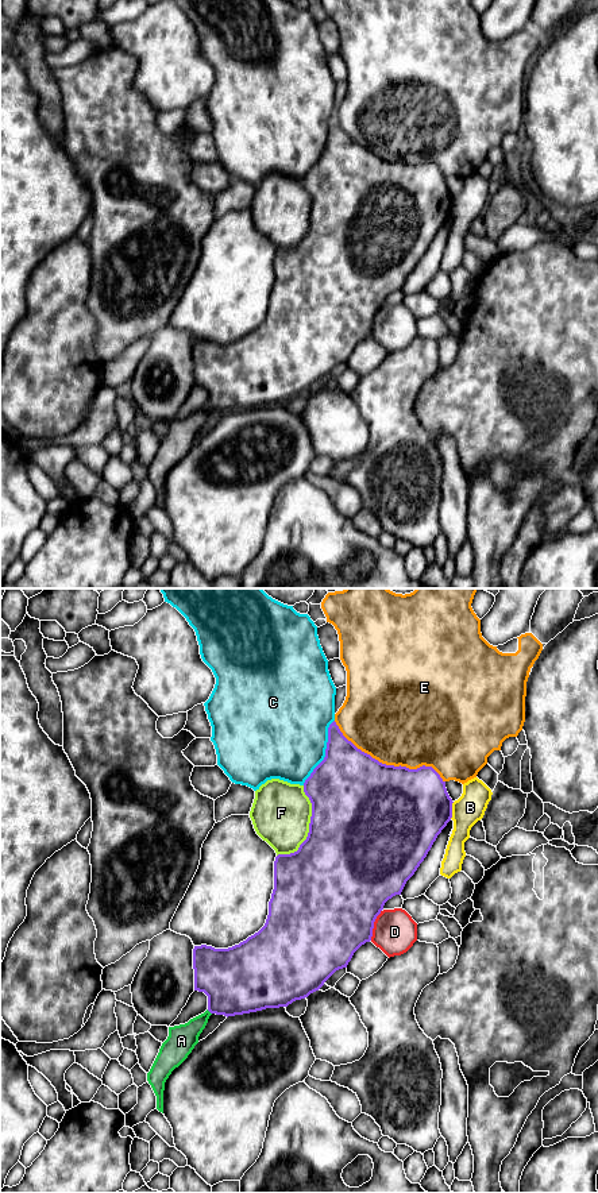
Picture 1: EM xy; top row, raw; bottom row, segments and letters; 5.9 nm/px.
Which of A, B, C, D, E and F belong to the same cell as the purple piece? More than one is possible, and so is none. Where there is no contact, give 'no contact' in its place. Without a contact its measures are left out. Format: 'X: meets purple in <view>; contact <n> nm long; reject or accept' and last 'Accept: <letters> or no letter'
A: meets purple in xy; contact 40 nm long; reject
B: meets purple in xy; contact 110 nm long; reject
C: meets purple in xy; contact 440 nm long; reject
D: meets purple in xy; contact 200 nm long; reject
E: meets purple in xy; contact 750 nm long; reject
F: meets purple in xy; contact 460 nm long; reject
Accept: no letter

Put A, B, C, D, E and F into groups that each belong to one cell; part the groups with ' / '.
A / B / C / D / E / F

